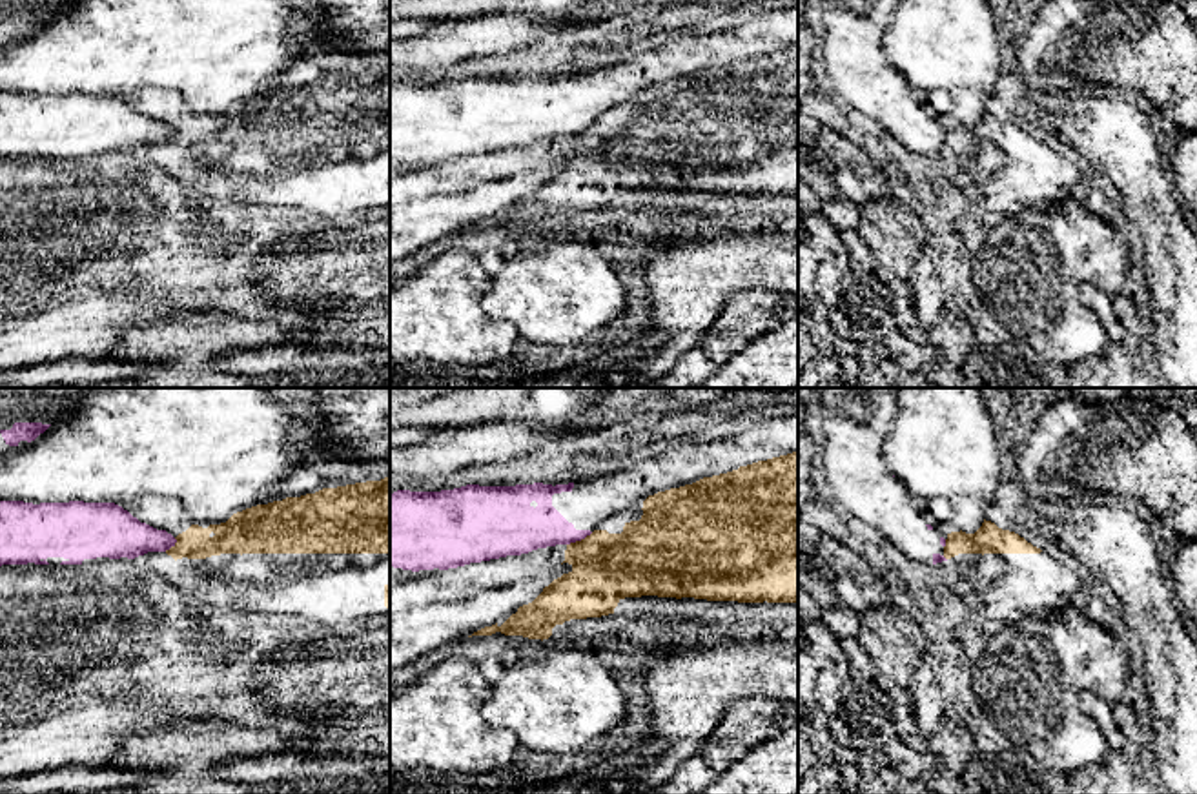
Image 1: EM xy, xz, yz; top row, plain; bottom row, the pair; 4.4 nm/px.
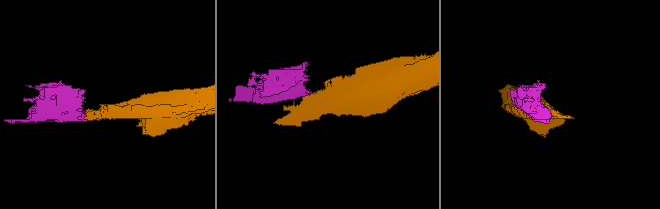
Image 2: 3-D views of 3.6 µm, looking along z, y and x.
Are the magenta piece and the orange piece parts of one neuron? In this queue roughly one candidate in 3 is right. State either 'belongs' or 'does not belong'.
does not belong

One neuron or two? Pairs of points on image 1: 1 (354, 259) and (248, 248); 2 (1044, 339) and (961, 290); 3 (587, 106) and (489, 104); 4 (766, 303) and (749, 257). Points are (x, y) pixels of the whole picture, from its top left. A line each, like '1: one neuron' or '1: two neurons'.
1: one neuron
2: one neuron
3: one neuron
4: two neurons

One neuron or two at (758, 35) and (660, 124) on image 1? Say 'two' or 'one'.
two

